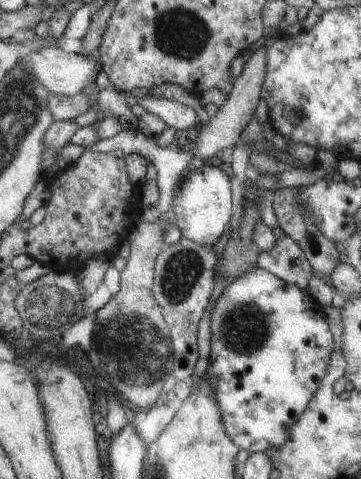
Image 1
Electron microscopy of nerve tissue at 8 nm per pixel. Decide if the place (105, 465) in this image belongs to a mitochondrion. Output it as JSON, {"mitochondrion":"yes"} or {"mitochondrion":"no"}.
{"mitochondrion":"no"}

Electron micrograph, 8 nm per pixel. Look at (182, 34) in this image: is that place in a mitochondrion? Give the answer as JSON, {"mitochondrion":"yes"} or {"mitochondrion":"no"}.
{"mitochondrion":"yes"}

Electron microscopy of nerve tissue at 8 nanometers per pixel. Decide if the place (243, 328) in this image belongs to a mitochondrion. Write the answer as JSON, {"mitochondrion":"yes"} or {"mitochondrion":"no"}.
{"mitochondrion":"yes"}

